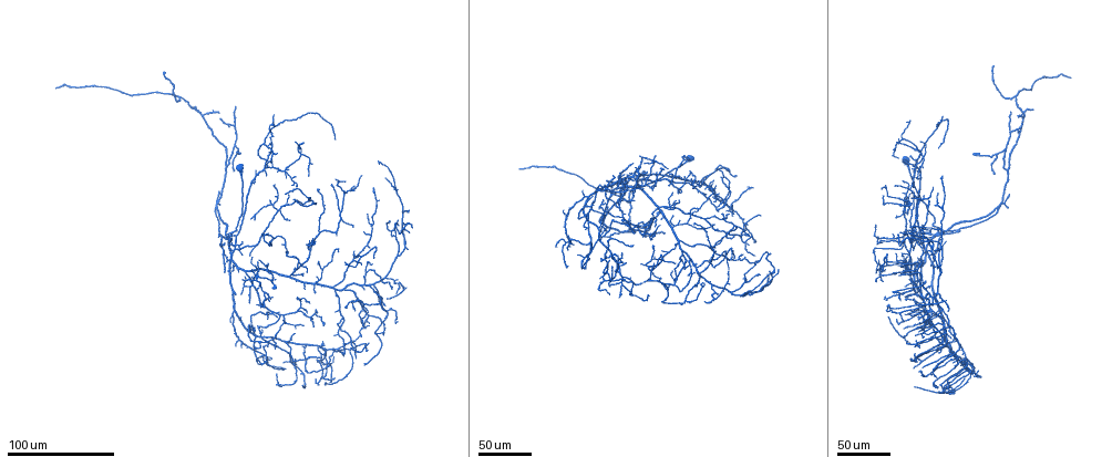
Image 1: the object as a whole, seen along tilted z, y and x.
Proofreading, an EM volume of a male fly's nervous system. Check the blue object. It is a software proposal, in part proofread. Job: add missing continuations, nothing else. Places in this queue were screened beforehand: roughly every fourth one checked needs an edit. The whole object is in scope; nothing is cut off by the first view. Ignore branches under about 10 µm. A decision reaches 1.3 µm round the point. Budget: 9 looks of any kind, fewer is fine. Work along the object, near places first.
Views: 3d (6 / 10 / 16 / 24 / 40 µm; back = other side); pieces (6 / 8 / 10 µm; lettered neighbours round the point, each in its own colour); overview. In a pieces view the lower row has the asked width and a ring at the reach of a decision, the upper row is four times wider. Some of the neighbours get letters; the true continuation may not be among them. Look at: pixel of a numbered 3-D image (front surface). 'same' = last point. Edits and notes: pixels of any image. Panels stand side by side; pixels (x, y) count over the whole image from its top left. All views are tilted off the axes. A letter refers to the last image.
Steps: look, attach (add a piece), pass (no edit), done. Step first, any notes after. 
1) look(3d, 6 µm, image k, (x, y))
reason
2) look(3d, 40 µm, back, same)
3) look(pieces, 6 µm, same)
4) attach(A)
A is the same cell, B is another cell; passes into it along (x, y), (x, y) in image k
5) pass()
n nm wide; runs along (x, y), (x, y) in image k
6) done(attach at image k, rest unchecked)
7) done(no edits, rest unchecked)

look(3d, 24 µm, image 1, (919, 189))

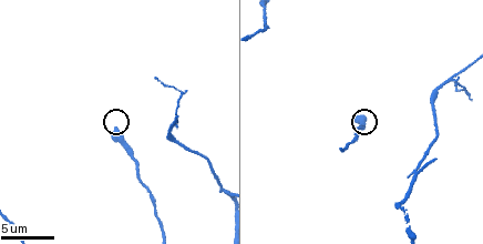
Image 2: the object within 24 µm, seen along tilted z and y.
look(pieces, 10 µm, image 2, (117, 128))
see the neighbours

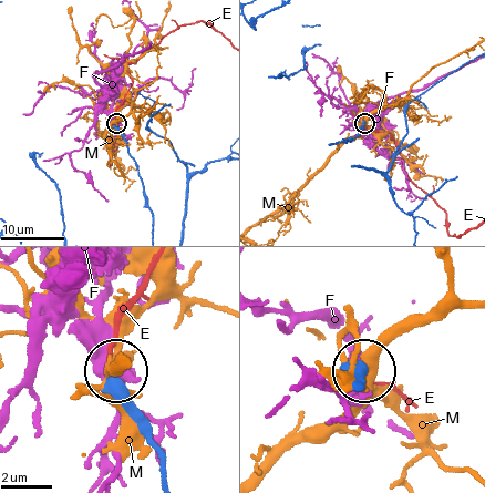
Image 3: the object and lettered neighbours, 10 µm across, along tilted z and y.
attach(E)
530 nm wide; E is the same cell, F and M are other cells; it goes on there

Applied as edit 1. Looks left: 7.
look(overview)

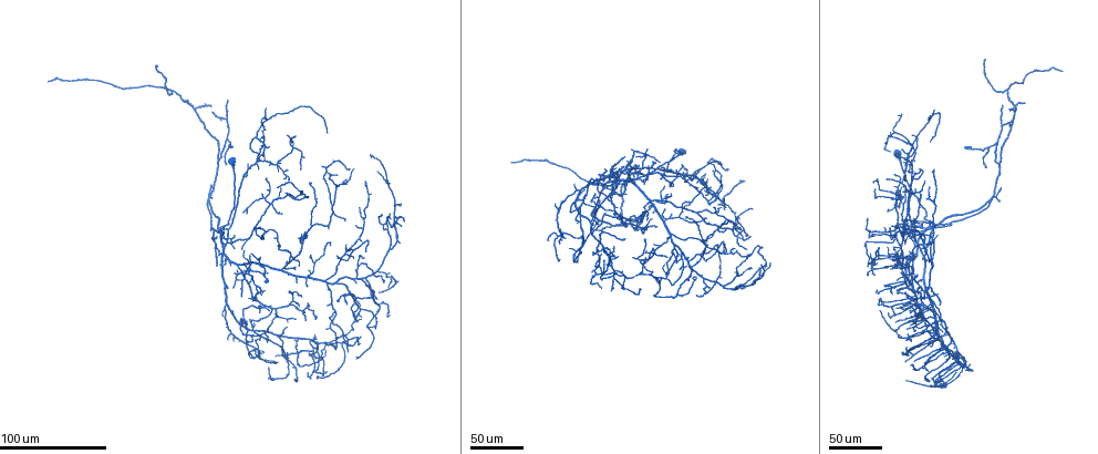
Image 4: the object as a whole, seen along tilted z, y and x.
look(3d, 24 µm, image 4, (1062, 69))
long arm stops here

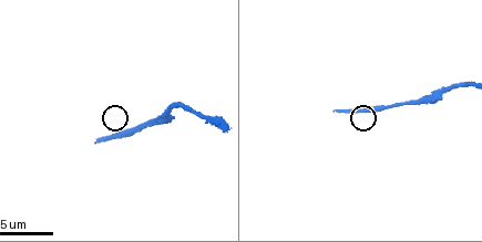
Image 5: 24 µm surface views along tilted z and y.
look(pieces, 6 µm, image 5, (96, 142))

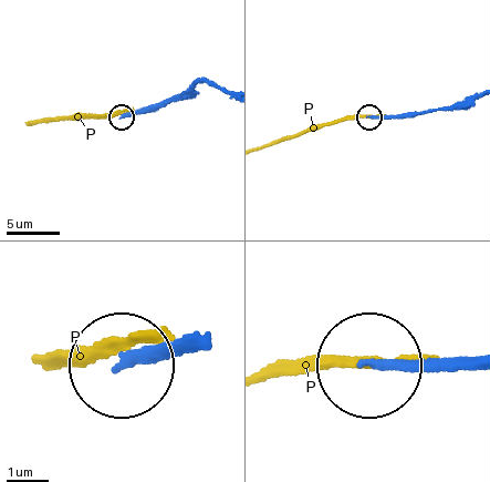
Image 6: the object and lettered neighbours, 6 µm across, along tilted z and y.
pass()
240 nm wide; P is another cell; runs along (473, 95), (417, 114), (371, 118) in image 6; none of them fits

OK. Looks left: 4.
look(3d, 24 µm, image 4, (212, 110))
free end

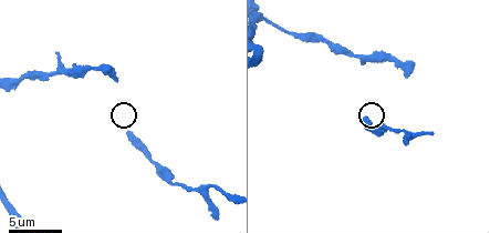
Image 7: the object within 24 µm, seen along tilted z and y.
look(pieces, 10 µm, image 7, (129, 132))

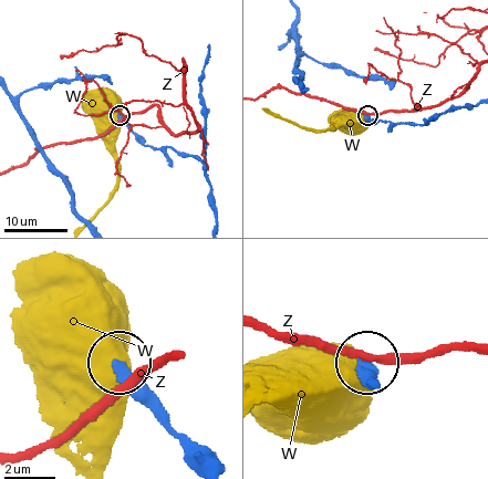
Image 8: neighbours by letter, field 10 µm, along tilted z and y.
pass()
W and Z are other cells; runs along (195, 465), (159, 403), (124, 366) in image 8; none of them fits

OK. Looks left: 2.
look(3d, 40 µm, image 4, (910, 314))
branch stops here

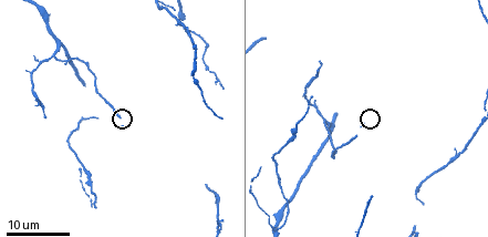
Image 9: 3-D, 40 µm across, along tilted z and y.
look(pieces, 10 µm, image 9, (364, 124))

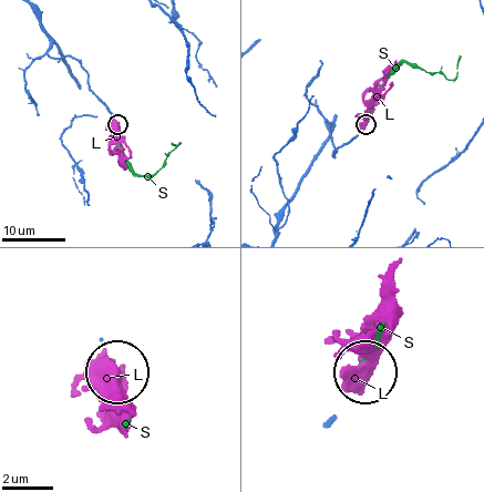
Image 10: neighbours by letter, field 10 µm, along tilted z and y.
attach(S)
S is the same cell, L is another cell; passes into it along (332, 419), (370, 358), (378, 331) in image 10; the cell continues

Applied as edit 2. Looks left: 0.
done(attach at image 3, attach at image 10, rest unchecked)

